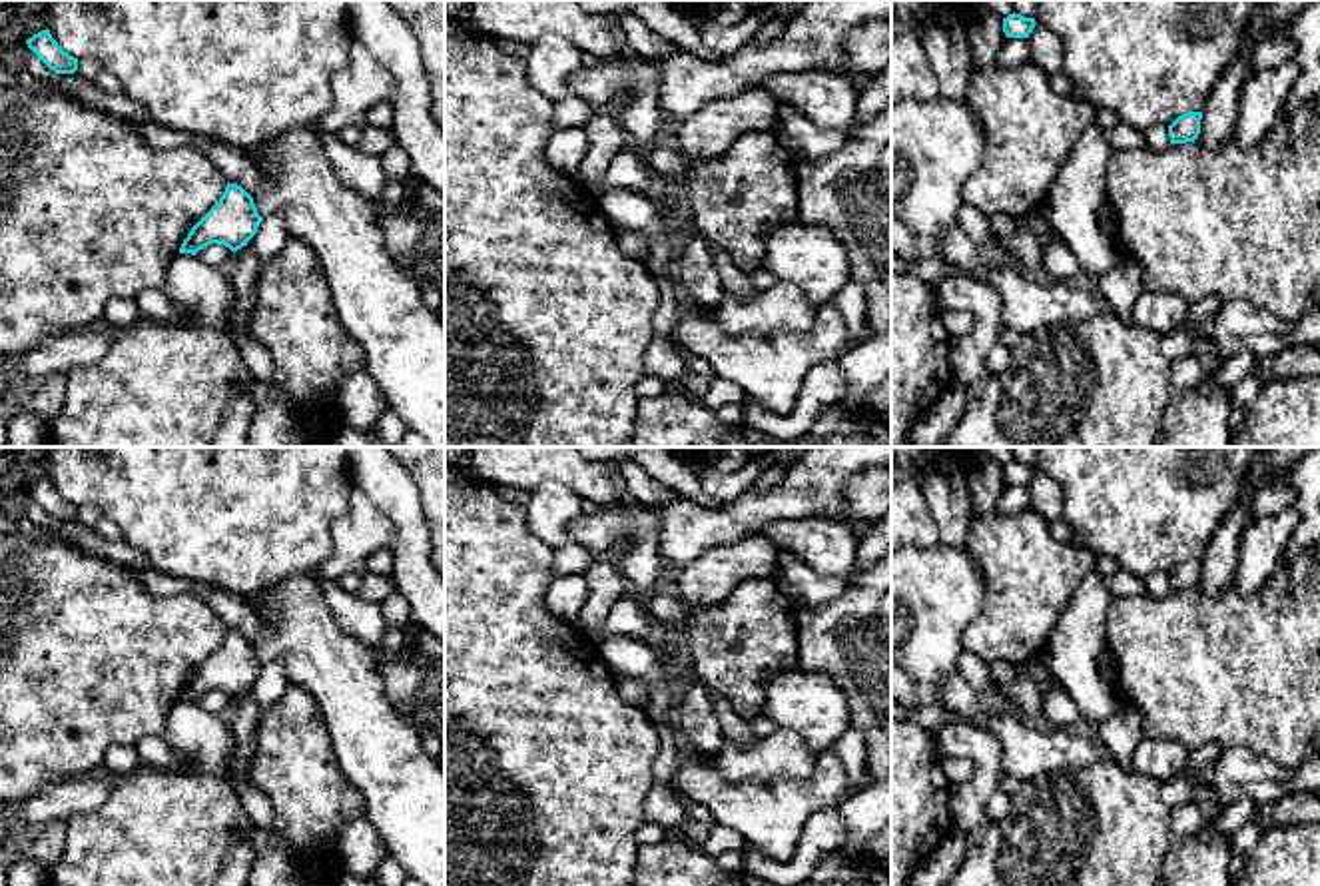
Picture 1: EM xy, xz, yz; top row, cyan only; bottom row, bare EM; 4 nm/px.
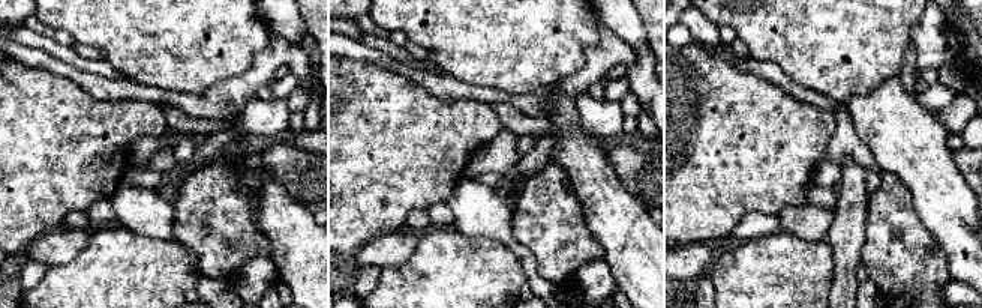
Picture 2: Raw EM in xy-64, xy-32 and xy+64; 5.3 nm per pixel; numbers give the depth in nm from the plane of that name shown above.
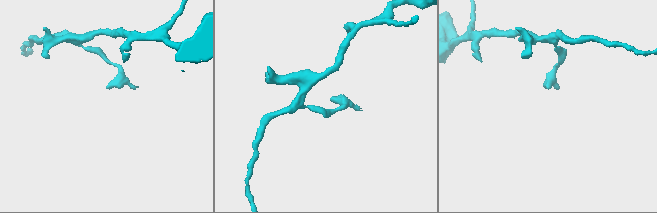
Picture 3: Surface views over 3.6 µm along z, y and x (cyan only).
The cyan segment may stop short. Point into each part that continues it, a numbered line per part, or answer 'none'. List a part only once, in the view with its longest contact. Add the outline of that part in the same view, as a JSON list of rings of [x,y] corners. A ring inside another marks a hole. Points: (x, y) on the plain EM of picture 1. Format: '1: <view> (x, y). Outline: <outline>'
none

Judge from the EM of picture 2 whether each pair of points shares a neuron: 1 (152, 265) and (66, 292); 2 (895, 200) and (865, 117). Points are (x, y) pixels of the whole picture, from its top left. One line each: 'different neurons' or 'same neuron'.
1: same neuron
2: different neurons

